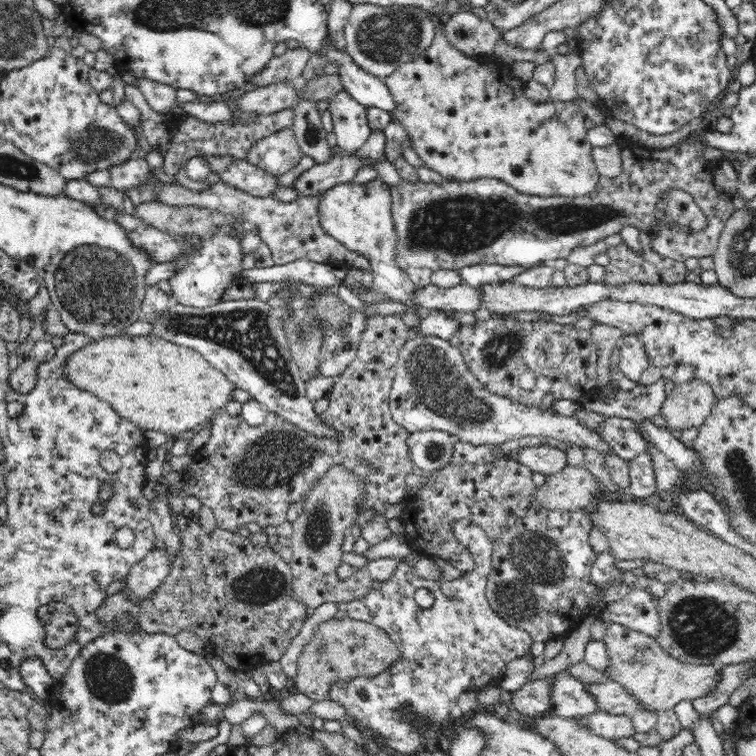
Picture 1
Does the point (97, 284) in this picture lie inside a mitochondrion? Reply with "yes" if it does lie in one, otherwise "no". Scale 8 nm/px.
yes

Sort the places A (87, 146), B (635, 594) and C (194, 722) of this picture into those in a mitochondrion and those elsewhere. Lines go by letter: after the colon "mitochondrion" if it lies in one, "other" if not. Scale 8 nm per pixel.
A: mitochondrion
B: other
C: other

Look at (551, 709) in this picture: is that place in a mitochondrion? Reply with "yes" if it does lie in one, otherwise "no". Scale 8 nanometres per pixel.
no

